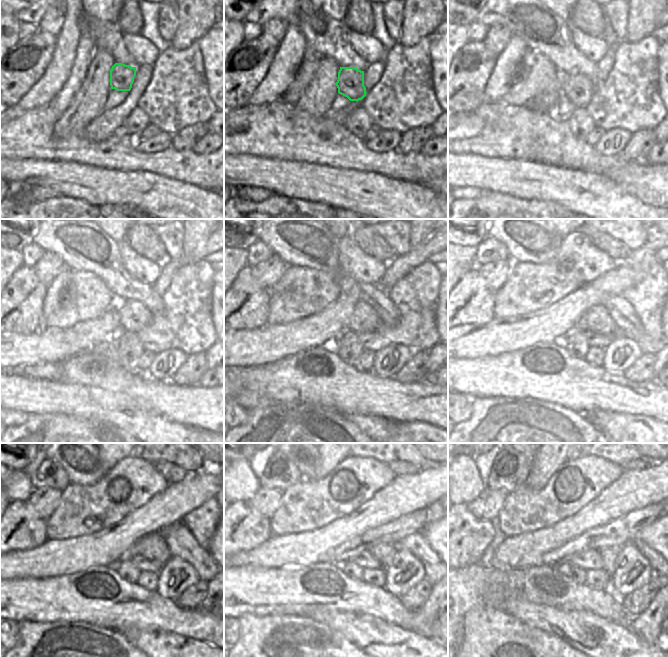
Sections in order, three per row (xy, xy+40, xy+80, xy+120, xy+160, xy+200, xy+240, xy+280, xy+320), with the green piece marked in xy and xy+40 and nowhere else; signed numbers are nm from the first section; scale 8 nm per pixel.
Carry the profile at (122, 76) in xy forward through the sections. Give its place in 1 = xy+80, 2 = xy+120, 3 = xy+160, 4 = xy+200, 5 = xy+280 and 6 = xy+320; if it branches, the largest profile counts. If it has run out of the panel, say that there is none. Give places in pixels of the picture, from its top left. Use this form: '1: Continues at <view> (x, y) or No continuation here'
1: Continues at xy+80 (579, 89)
2: Continues at xy+120 (133, 315)
3: Continues at xy+160 (364, 319)
4: Continues at xy+200 (596, 319)
5: Continues at xy+280 (384, 553)
6: Continues at xy+320 (608, 555)

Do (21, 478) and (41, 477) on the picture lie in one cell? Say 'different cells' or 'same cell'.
different cells

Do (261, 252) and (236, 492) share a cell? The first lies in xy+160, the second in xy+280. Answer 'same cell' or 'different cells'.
different cells

